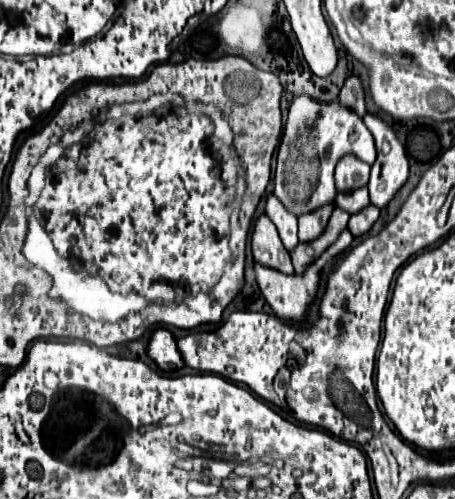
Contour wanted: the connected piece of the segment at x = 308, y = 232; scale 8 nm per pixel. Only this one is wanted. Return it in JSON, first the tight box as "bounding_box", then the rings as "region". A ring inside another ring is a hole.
{"bounding_box":[299,204,333,242],"region":[[[325,204],[323,208],[317,208],[315,212],[307,212],[299,216],[299,242],[315,240],[323,232],[331,212],[333,212],[333,204]]]}

